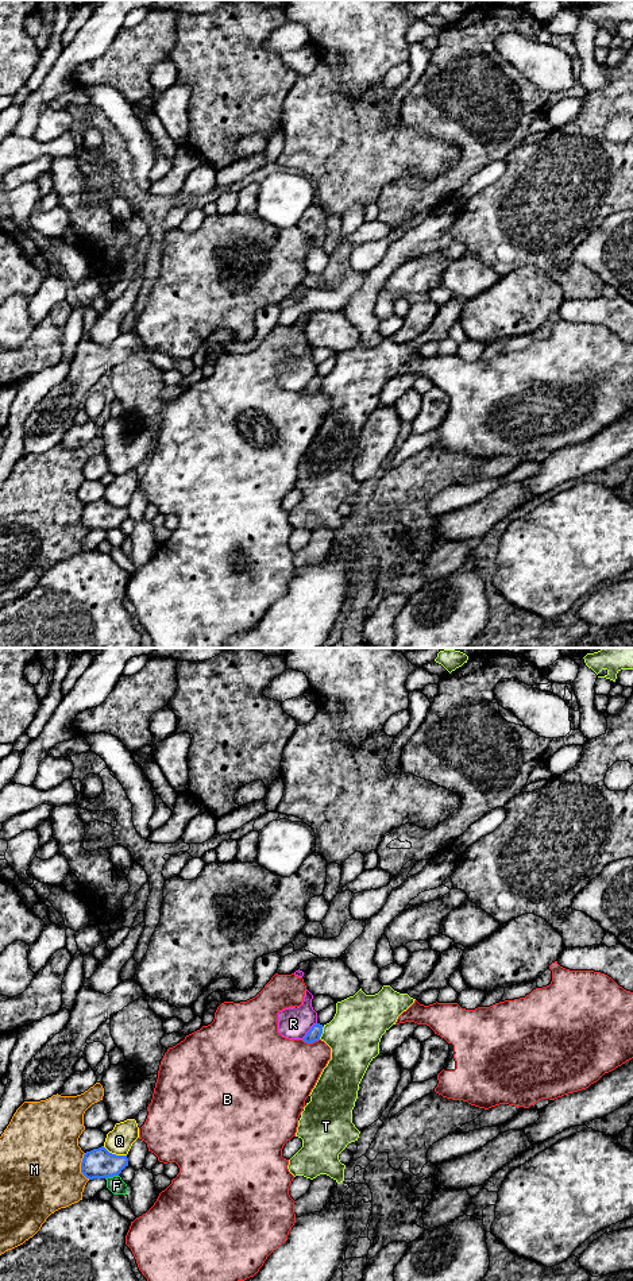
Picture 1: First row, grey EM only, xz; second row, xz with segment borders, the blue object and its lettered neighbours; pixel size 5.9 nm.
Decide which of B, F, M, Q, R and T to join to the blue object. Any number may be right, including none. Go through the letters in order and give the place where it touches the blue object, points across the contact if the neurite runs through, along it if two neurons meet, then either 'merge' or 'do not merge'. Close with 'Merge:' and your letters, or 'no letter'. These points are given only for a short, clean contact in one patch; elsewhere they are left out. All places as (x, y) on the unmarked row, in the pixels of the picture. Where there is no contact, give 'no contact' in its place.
B: contact xz (309, 394); do not merge
F: contact xz (111, 528); do not merge
M: contact xz (81, 519); do not merge
Q: contact xz (115, 506); do not merge
R: contact xz (309, 382); do not merge
T: contact xz (321, 385); do not merge
Merge: no letter

